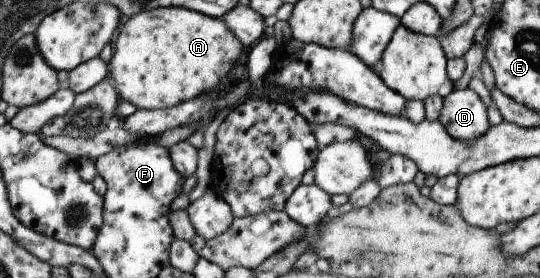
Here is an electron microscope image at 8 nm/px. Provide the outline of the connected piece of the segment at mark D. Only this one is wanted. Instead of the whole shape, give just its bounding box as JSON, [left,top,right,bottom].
[437,88,489,141]

